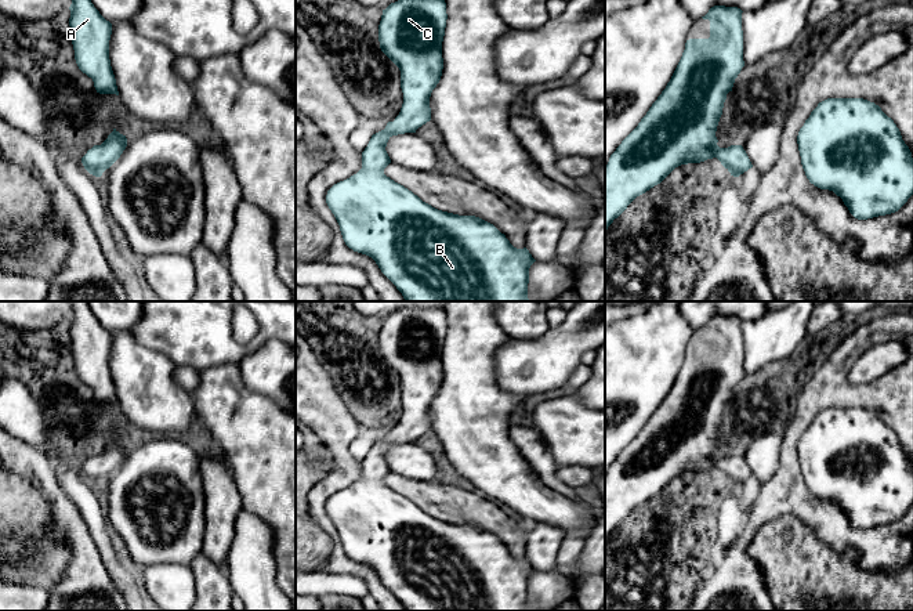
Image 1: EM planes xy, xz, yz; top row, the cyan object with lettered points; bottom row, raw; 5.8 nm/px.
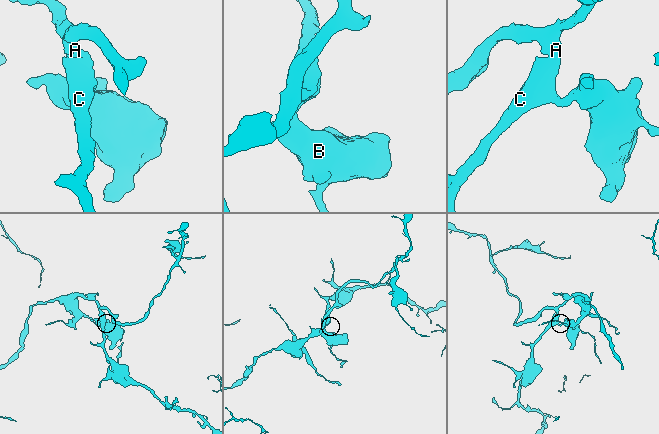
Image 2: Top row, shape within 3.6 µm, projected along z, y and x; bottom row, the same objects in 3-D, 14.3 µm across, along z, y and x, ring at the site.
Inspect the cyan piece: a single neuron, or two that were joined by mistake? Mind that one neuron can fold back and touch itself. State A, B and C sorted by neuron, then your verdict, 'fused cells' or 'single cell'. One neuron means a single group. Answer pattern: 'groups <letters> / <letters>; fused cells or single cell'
groups A B C; single cell

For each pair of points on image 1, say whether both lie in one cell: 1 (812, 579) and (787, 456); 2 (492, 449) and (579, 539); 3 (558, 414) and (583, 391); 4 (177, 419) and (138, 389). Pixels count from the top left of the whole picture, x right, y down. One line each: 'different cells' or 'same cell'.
1: different cells
2: different cells
3: different cells
4: same cell

